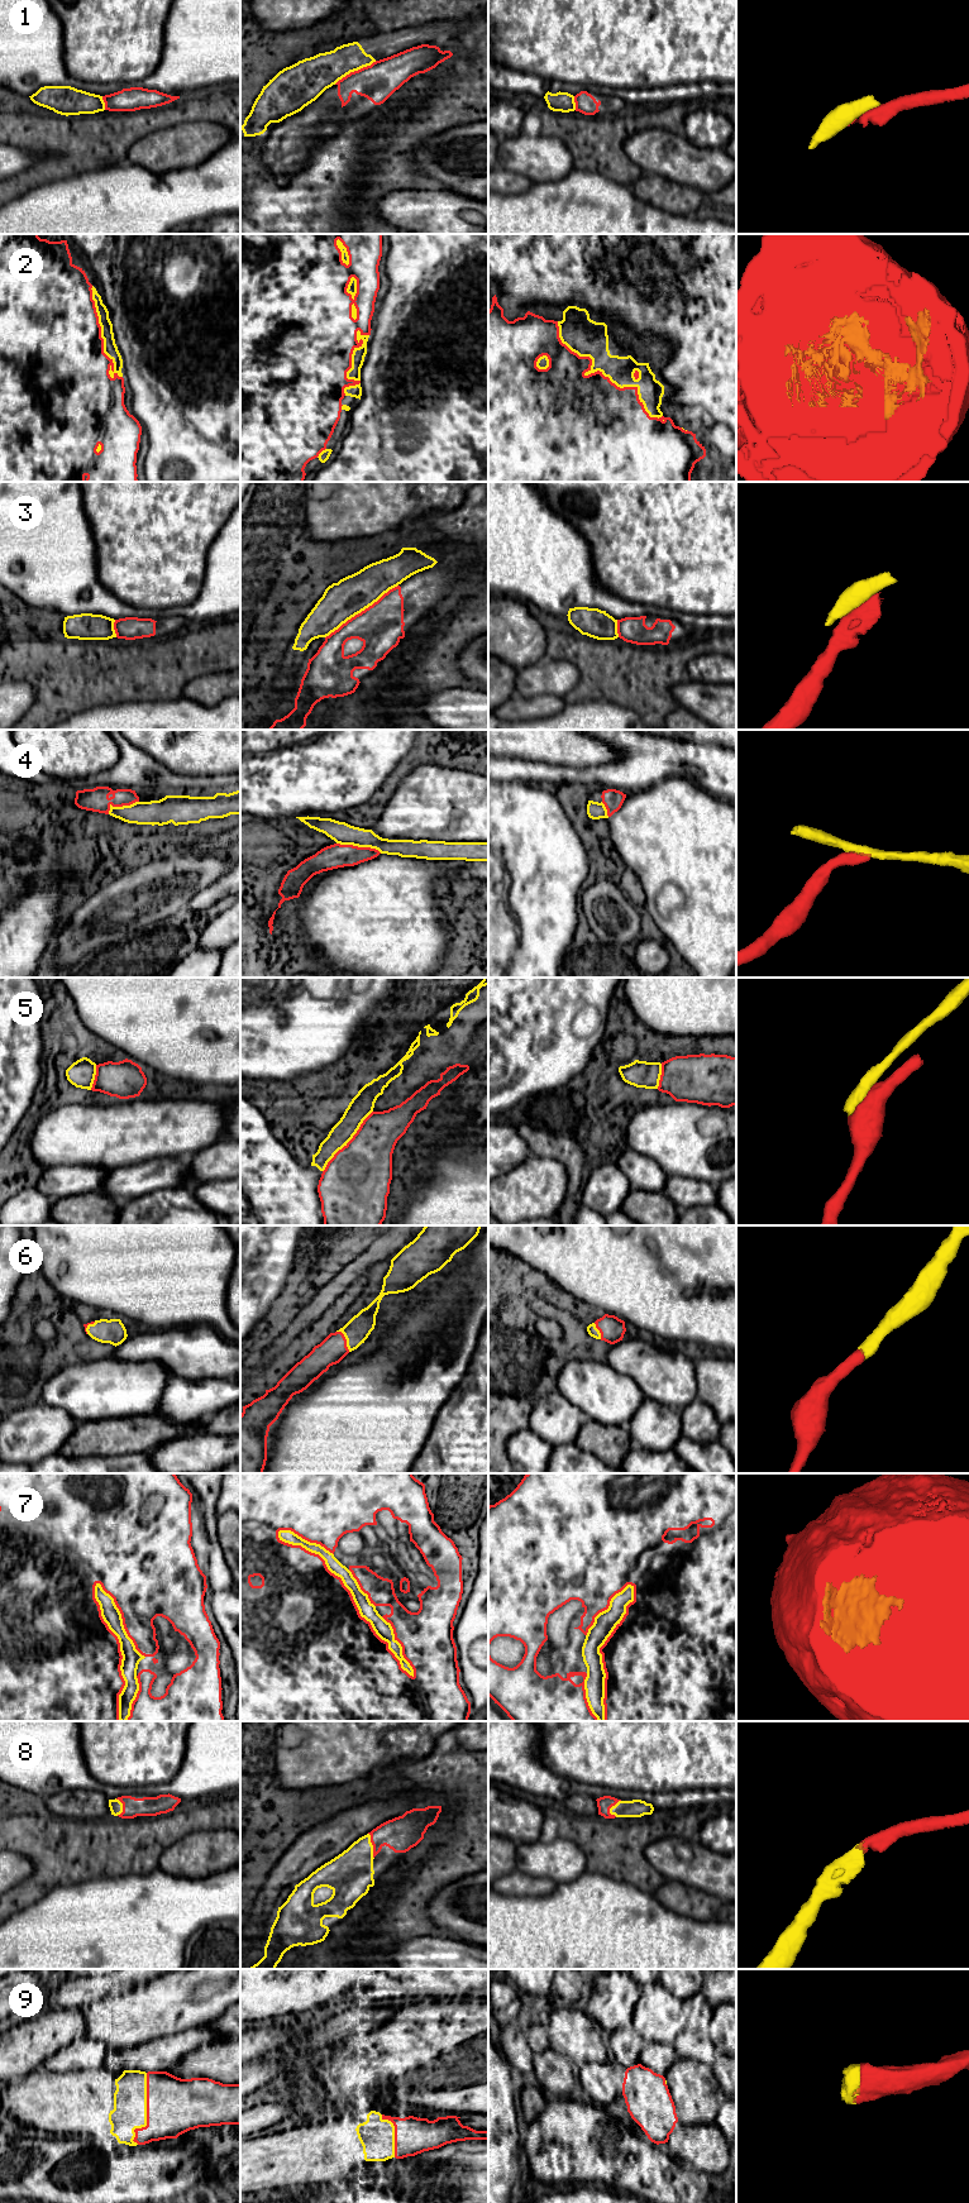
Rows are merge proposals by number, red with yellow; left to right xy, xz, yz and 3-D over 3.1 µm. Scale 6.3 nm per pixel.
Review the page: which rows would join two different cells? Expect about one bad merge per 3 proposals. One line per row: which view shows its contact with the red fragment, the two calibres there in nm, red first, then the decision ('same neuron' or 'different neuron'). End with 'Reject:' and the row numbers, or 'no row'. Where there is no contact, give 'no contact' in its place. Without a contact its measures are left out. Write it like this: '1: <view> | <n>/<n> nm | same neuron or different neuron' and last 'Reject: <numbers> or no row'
1: xz | 240/220 nm | different neuron
2: yz | 460/240 nm | same neuron
3: xz | 280/240 nm | different neuron
4: xz | 150/140 nm | different neuron
5: xz | 420/150 nm | different neuron
6: xz | 170/160 nm | same neuron
7: xz | 500/110 nm | same neuron
8: xz | 220/280 nm | same neuron
9: xy | 360/220 nm | same neuron
Reject: 1, 3, 4, 5

